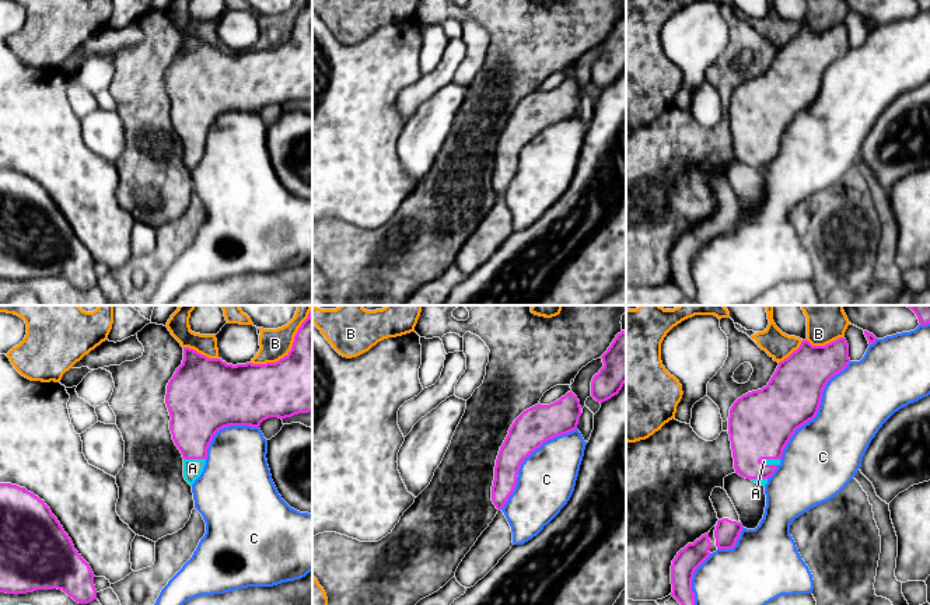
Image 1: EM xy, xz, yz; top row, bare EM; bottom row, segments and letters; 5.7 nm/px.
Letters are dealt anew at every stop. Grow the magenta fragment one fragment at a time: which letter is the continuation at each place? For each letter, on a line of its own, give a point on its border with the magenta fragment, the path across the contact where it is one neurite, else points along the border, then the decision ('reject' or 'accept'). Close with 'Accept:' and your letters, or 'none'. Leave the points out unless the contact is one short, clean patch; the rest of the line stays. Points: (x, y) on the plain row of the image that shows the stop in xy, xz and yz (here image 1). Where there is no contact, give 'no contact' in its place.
A: contact xy (195, 144); accept
B: contact xy (289, 38); reject
C: contact yz (817, 98); reject
Accept: A

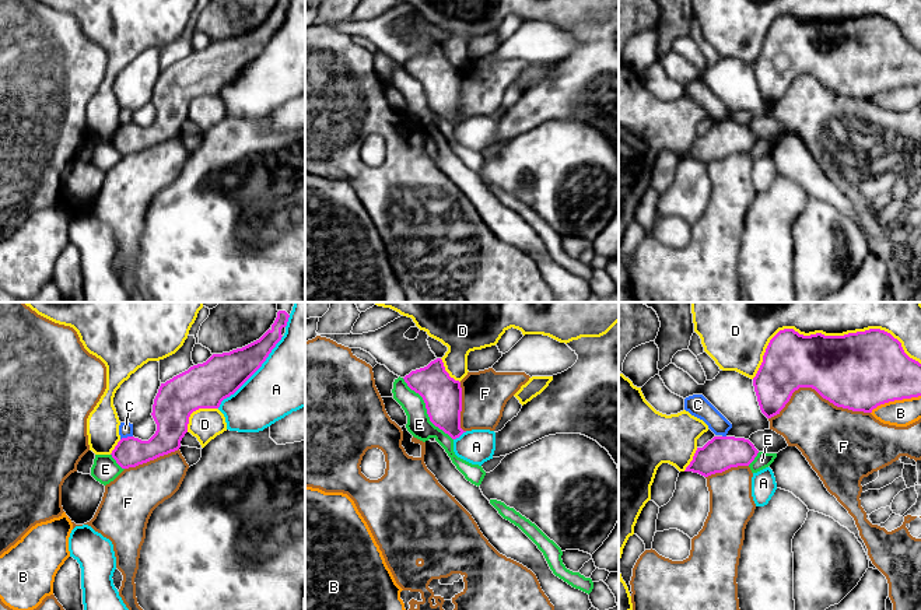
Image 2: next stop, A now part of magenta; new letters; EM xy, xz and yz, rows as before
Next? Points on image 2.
A: contact xy (252, 60); reject
B: contact yz (895, 86); reject
C: contact xy (128, 123); reject
D: contact yz (827, 23); accept
E: contact xz (427, 97); border xz (402, 65), (422, 84), (429, 105), (452, 126); reject
F: contact yz (816, 77); reject
Accept: D

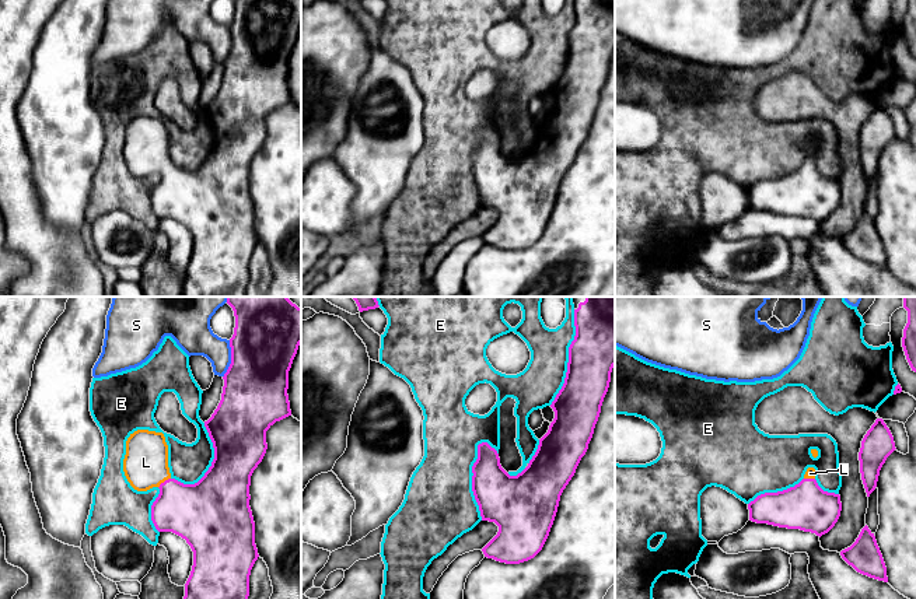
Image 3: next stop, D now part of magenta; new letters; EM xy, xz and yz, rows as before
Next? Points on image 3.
E: contact xz (472, 165); reject
L: contact xy (164, 168); way xy (195, 199), (164, 168), (146, 149); accept
S: contact xy (231, 45); reject
Accept: L

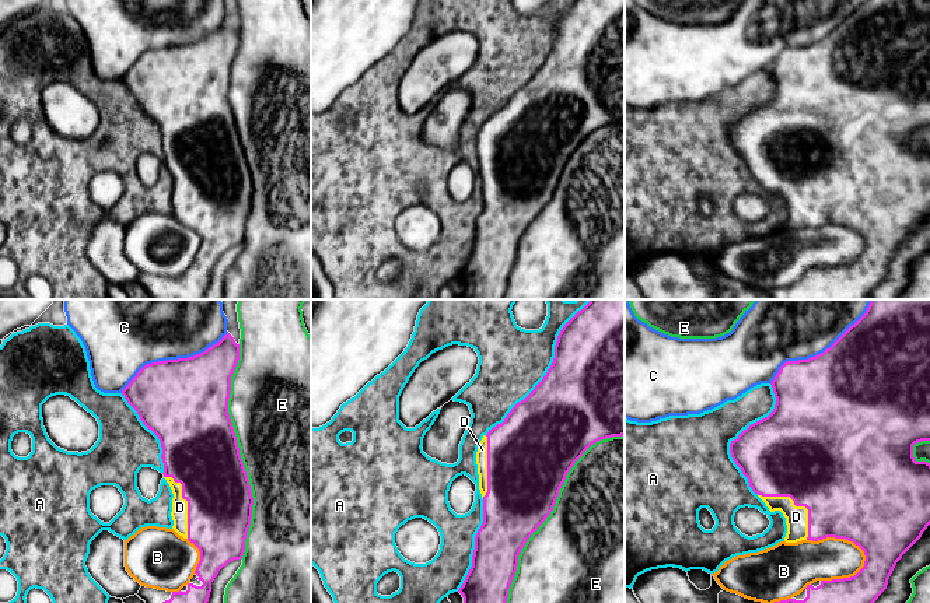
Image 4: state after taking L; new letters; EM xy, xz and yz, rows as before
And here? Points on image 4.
A: contact xz (544, 63); reject
B: contact yz (842, 224); reject
C: contact xy (172, 46); reject
D: contact yz (797, 192); accept
E: contact xy (238, 139); reject
Accept: D

